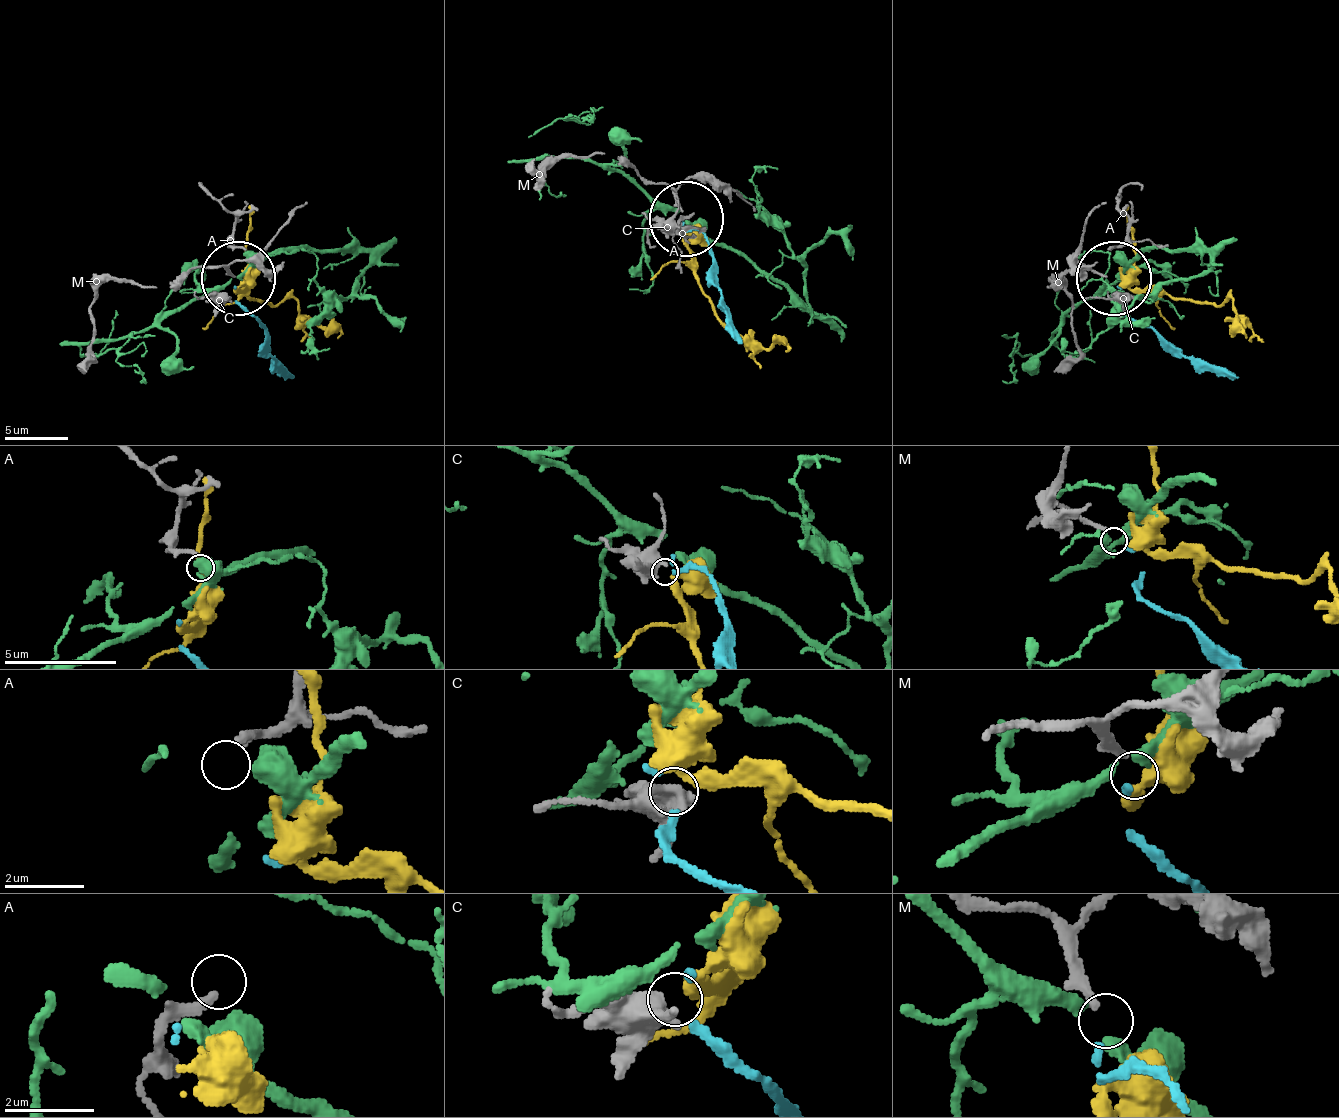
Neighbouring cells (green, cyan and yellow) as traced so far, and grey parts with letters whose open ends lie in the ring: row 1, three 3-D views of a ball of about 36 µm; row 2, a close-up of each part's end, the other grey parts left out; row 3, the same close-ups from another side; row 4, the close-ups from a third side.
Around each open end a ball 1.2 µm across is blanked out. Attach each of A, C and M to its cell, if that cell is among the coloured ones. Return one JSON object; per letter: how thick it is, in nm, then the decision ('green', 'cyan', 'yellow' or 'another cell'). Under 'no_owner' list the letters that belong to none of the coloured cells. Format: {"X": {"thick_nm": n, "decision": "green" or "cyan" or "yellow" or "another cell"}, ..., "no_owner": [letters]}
{"A": {"thick_nm": 190, "decision": "another cell"}, "C": {"thick_nm": 400, "decision": "yellow"}, "M": {"thick_nm": 200, "decision": "cyan"}, "no_owner": ["A"]}

